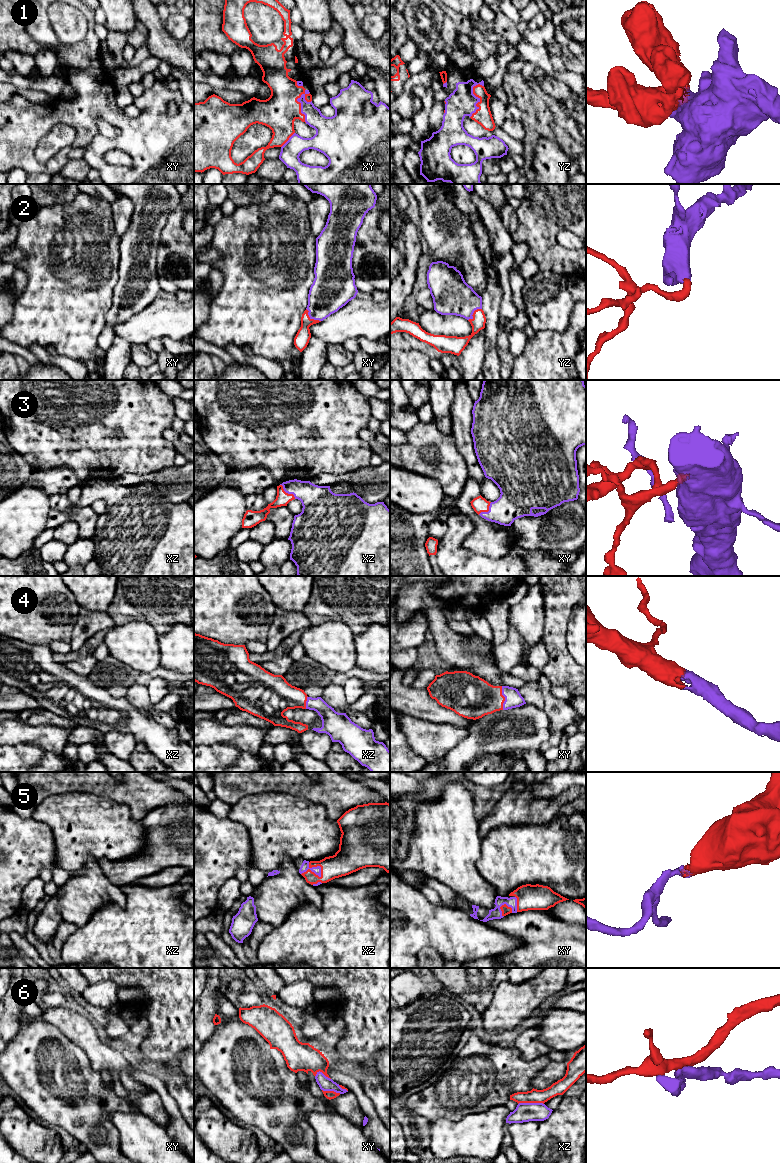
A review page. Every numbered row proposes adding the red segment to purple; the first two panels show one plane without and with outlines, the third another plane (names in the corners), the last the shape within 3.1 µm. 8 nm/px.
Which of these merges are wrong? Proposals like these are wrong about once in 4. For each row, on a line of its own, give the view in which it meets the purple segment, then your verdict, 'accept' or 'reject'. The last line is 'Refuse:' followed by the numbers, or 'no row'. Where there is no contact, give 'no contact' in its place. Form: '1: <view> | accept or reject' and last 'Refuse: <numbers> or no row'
1: xy | accept
2: xy | accept
3: xz | accept
4: xy | accept
5: xz | accept
6: xz | reject
Refuse: 6

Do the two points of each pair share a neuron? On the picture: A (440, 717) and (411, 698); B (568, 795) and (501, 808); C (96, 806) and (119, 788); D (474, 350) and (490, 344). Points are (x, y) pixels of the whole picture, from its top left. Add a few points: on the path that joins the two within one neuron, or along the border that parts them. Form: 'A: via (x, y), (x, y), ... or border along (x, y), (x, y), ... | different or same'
A: via (433, 712), (418, 704) | same
B: via (551, 808), (518, 808) | same
C: border along (82, 793), (92, 793), (128, 805) | different
D: border along (484, 328), (484, 359), (480, 369) | different

